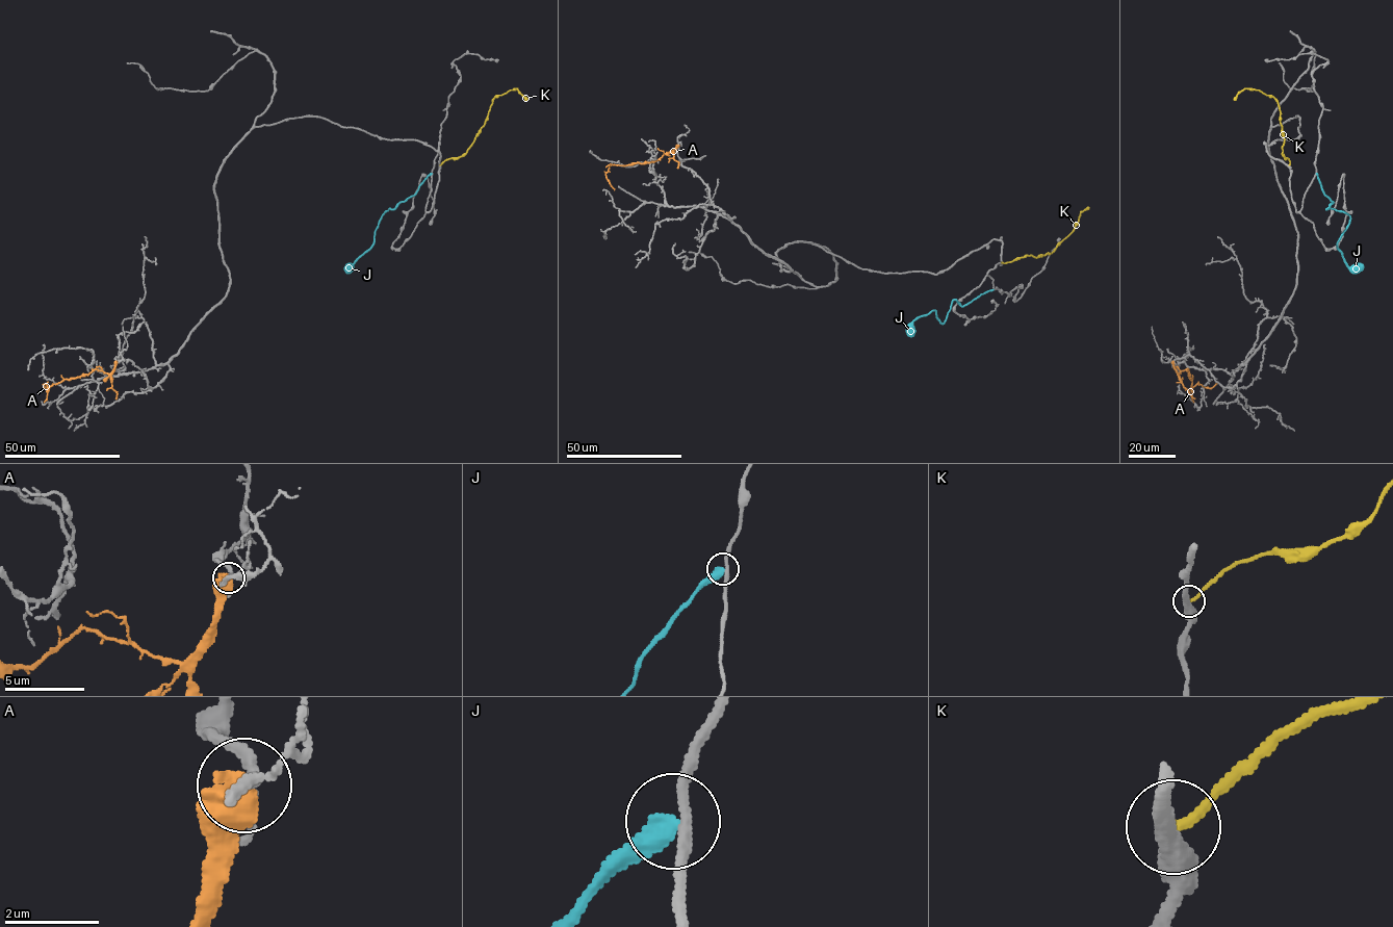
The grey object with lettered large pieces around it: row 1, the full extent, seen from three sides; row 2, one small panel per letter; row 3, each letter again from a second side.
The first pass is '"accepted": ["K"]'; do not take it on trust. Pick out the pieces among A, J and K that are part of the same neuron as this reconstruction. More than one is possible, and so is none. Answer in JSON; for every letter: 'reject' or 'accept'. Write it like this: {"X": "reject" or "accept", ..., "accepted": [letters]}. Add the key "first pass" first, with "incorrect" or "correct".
{"first pass": "correct", "A": "reject", "J": "reject", "K": "accept", "accepted": ["K"]}

